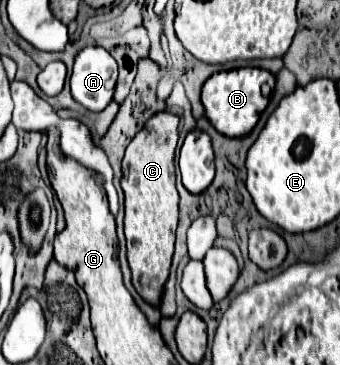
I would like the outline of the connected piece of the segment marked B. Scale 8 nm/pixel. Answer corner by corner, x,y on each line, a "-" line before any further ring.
240,68
230,72
218,72
210,76
210,80
206,80
206,84
202,86
202,104
206,108
206,118
220,134
240,138
242,128
246,128
248,134
256,126
260,114
268,106
272,90
274,90
274,76
268,70

